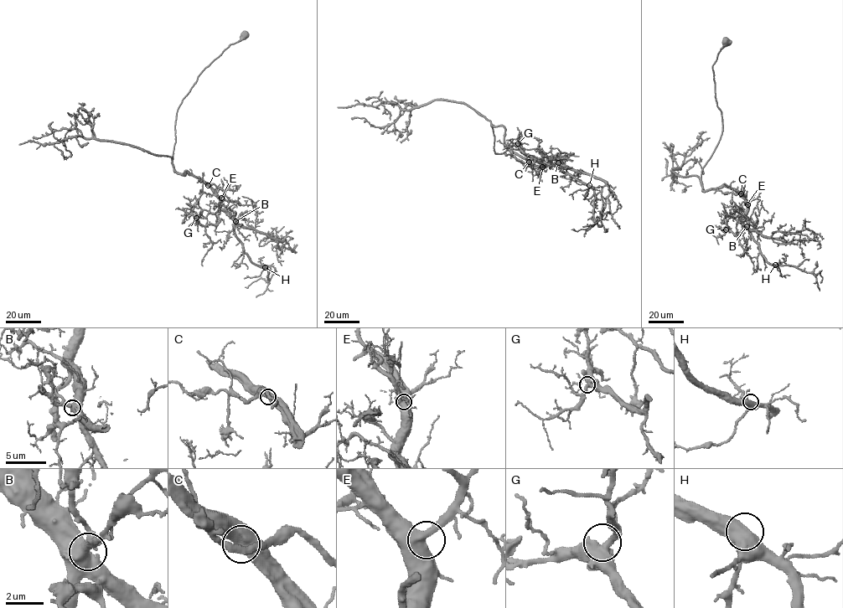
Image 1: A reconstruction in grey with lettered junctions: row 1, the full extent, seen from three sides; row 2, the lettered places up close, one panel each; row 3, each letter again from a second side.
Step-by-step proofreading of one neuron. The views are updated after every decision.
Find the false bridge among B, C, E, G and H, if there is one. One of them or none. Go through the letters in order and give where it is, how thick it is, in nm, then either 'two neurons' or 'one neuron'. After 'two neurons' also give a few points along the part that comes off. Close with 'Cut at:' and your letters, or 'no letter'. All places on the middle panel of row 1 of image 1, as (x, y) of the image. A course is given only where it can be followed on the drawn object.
B: at (558, 162); 600 nm thick; one neuron
C: at (529, 162); 600 nm thick; one neuron
E: at (542, 167); 600 nm thick; one neuron
G: at (518, 143); 550 nm thick; one neuron
H: at (589, 185); 600 nm thick; one neuron
Cut at: no letter

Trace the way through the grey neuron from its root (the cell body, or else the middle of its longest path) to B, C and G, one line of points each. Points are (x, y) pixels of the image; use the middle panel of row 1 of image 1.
B: (561, 164), (536, 149), (495, 153), (492, 126), (503, 126), (504, 146), (533, 164), (558, 162)
C: (561, 164), (536, 149), (513, 148), (502, 153), (495, 153), (492, 126), (503, 126), (504, 146), (529, 162)
G: (561, 164), (536, 149), (495, 153), (492, 126), (504, 127), (506, 148), (540, 167), (540, 158), (518, 143)

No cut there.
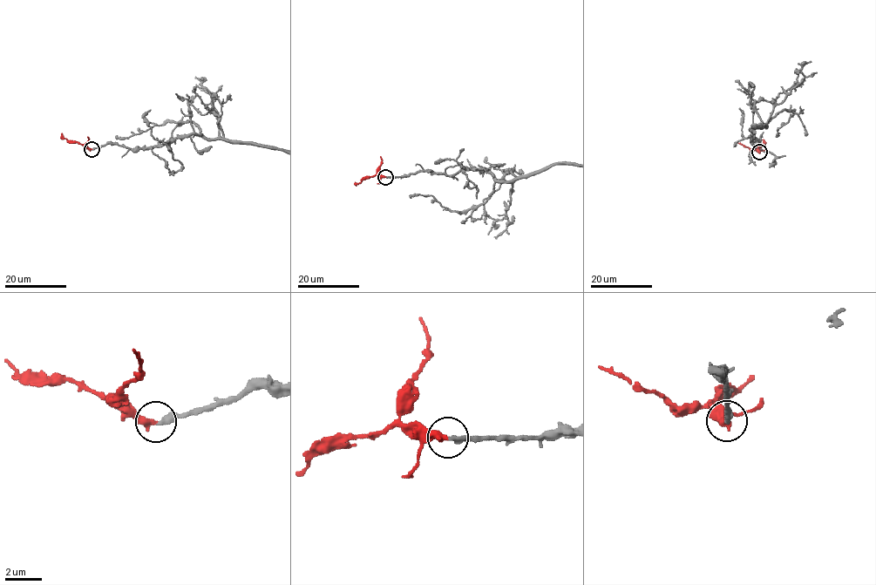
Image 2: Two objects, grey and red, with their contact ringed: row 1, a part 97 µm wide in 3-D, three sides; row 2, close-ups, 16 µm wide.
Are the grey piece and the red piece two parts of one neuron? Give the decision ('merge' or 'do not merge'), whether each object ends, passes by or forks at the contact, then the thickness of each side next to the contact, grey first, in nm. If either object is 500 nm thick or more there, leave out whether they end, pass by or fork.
merge; grey ends there; red ends there; 300 nm thick on the grey side, 360 nm on the other

